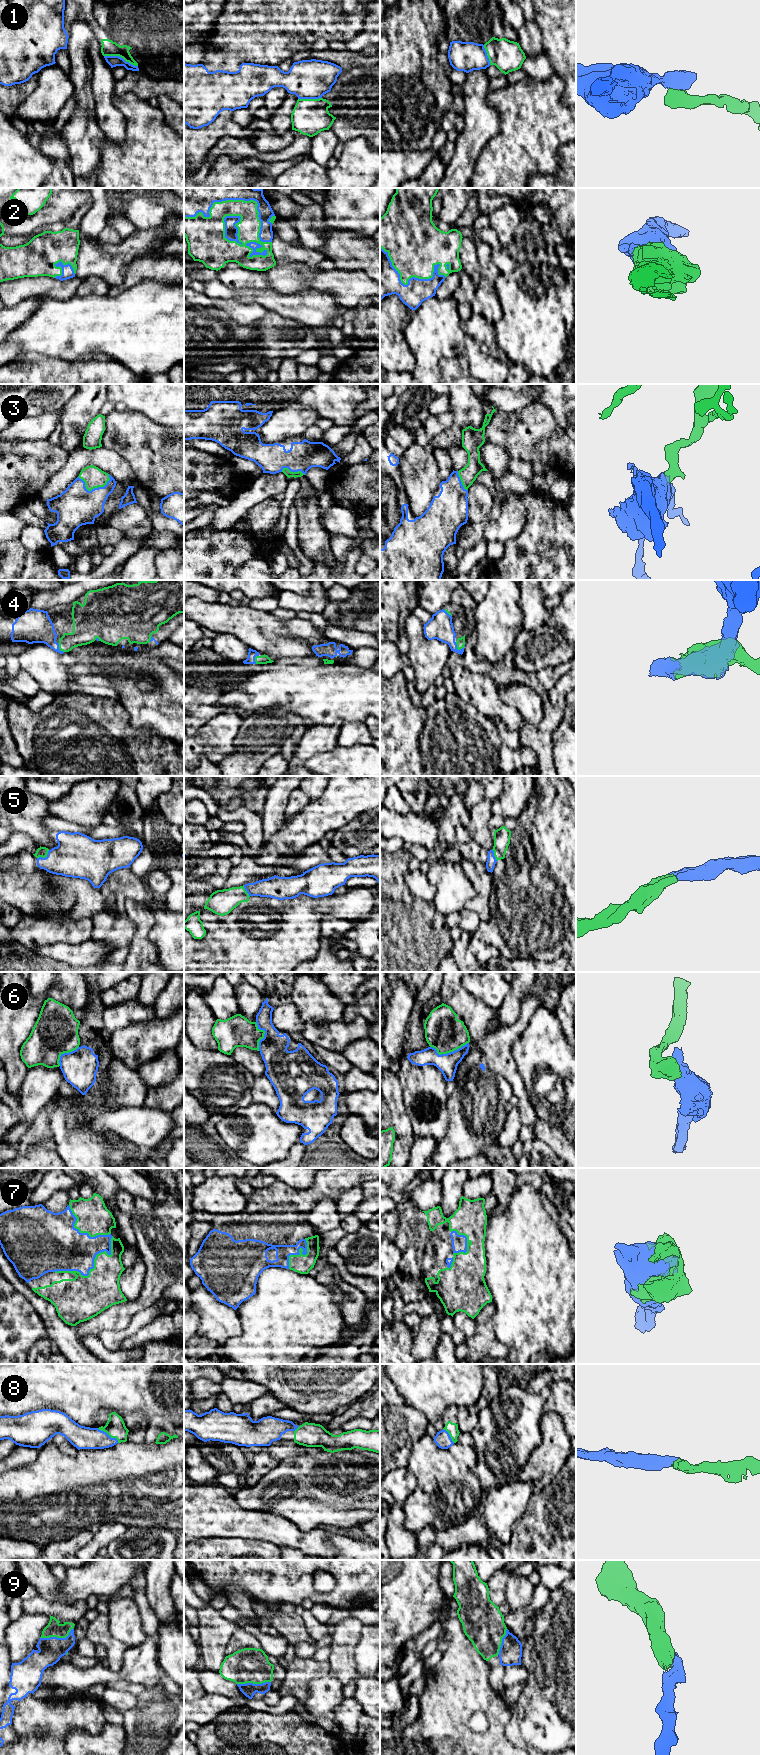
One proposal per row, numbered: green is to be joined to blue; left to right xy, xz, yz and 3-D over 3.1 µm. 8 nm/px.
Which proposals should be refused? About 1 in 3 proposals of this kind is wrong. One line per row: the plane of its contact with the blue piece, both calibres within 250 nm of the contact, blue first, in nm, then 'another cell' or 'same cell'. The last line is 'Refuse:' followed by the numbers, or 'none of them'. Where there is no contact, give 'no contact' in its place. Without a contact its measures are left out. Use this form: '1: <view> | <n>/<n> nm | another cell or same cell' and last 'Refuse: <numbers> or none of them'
1: xy | 90/130 nm | another cell
2: xz | 220/180 nm | same cell
3: xy | 320/160 nm | same cell
4: yz | 200/70 nm | same cell
5: xy | 340/80 nm | same cell
6: yz | 160/300 nm | another cell
7: xy | 340/340 nm | same cell
8: xy | 190/160 nm | same cell
9: xy | 190/120 nm | same cell
Refuse: 1, 6

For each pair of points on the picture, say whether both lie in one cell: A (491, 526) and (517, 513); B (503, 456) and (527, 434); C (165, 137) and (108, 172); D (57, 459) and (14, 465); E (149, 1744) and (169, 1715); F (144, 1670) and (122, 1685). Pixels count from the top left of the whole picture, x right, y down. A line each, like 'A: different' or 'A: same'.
A: same
B: different
C: same
D: same
E: same
F: different

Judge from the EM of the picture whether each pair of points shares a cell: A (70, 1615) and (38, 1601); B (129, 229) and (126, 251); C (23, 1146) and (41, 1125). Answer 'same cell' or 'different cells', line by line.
A: same cell
B: different cells
C: same cell

